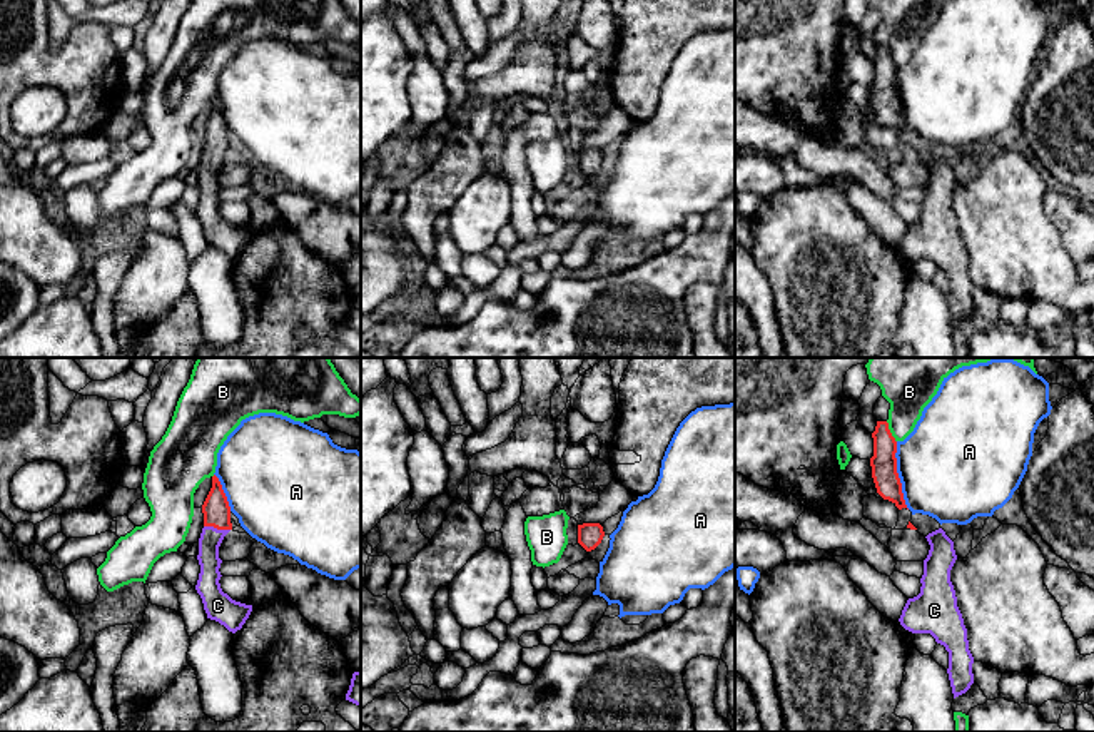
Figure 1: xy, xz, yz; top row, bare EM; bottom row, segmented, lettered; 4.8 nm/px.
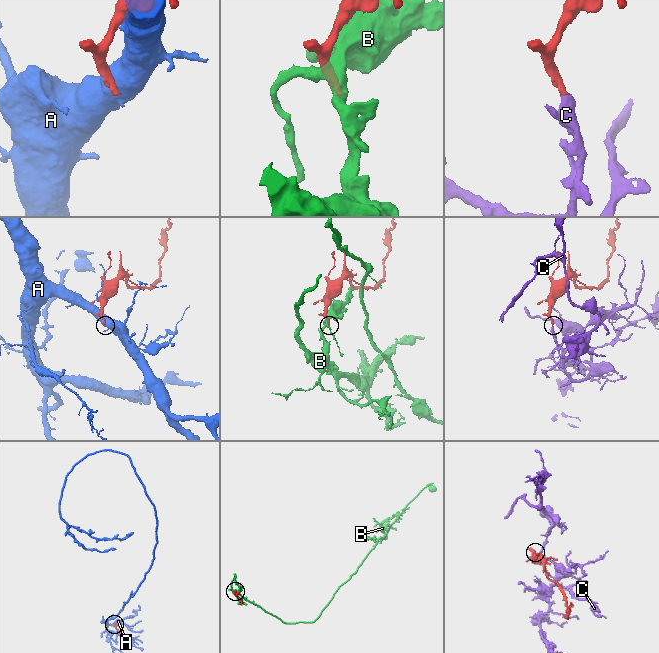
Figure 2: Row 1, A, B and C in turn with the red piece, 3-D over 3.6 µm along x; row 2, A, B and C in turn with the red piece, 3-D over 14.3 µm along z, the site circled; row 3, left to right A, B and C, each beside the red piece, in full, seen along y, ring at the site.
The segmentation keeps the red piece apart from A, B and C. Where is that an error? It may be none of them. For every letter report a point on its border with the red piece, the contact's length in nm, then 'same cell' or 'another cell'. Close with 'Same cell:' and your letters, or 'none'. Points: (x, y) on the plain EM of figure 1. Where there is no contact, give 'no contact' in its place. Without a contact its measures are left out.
A: yz (897, 101) | 340 nm | another cell
B: yz (889, 57) | 120 nm | another cell
C: xy (217, 154) | 130 nm | same cell
Same cell: C

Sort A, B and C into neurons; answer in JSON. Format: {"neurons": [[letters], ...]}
{"neurons": [["A"], ["B"], ["C"]]}

